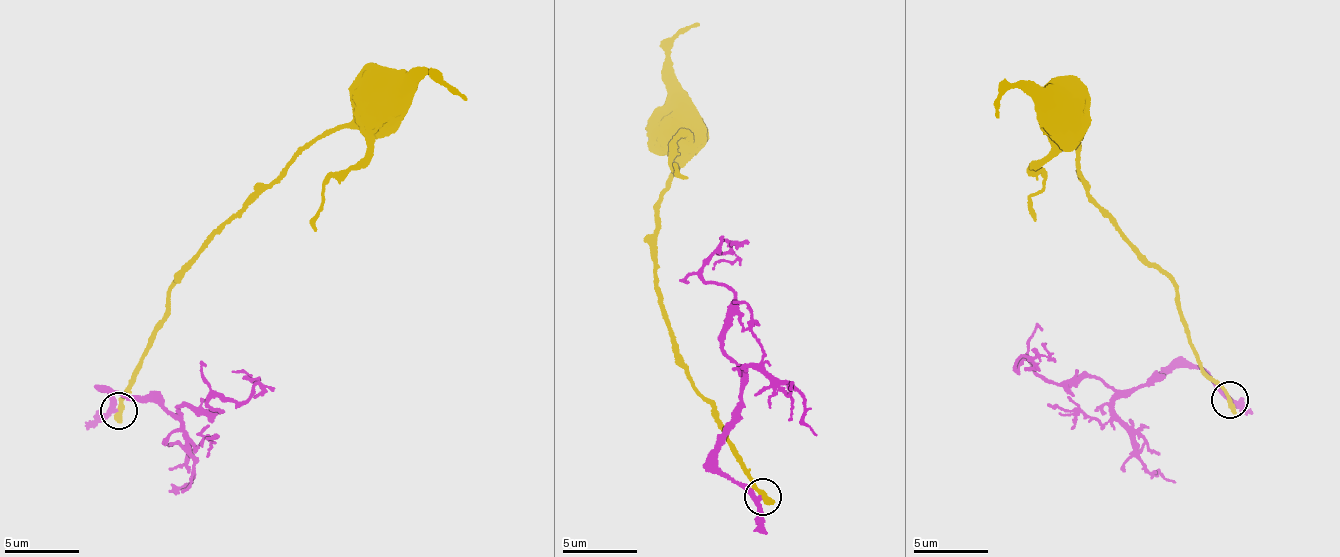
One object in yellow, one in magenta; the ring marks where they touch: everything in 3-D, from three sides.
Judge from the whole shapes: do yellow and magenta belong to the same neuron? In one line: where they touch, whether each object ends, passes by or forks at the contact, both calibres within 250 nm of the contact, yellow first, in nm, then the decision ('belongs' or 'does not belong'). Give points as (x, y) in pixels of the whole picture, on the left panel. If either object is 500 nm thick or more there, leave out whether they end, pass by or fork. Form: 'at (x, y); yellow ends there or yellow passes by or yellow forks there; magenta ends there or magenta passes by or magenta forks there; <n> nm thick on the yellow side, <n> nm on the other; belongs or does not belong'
at (118, 410); yellow ends there; magenta passes by; 400 nm thick on the yellow side, 300 nm on the other; does not belong

